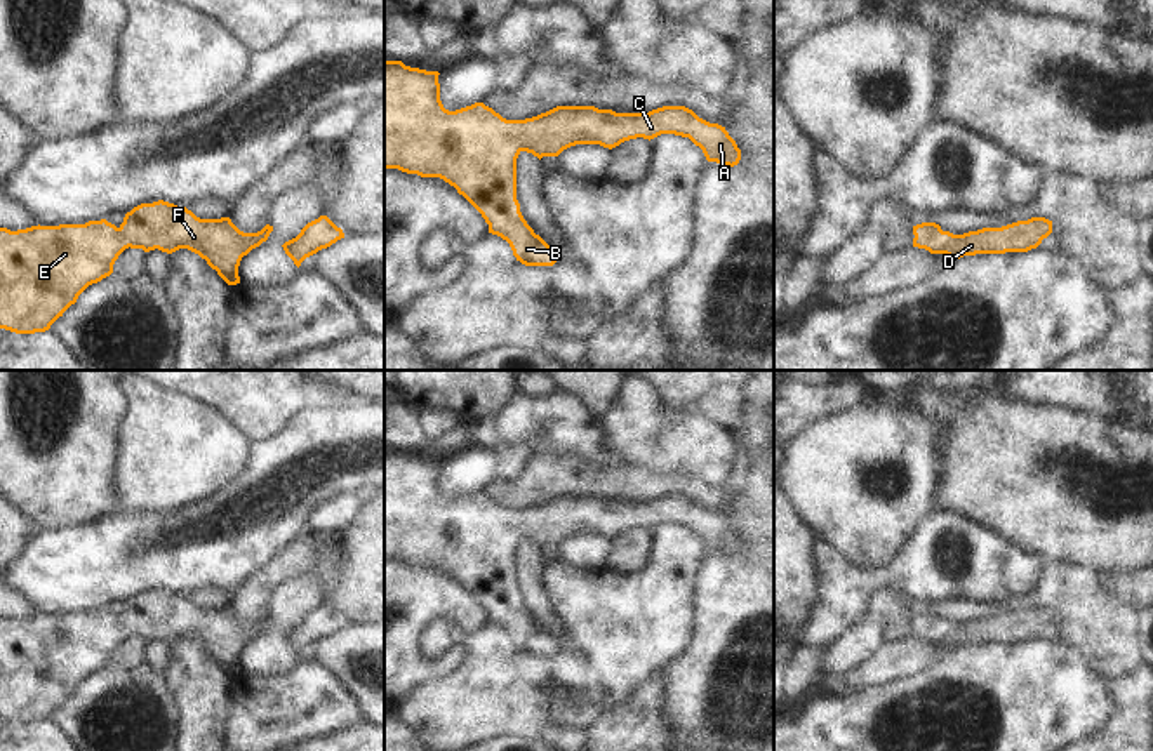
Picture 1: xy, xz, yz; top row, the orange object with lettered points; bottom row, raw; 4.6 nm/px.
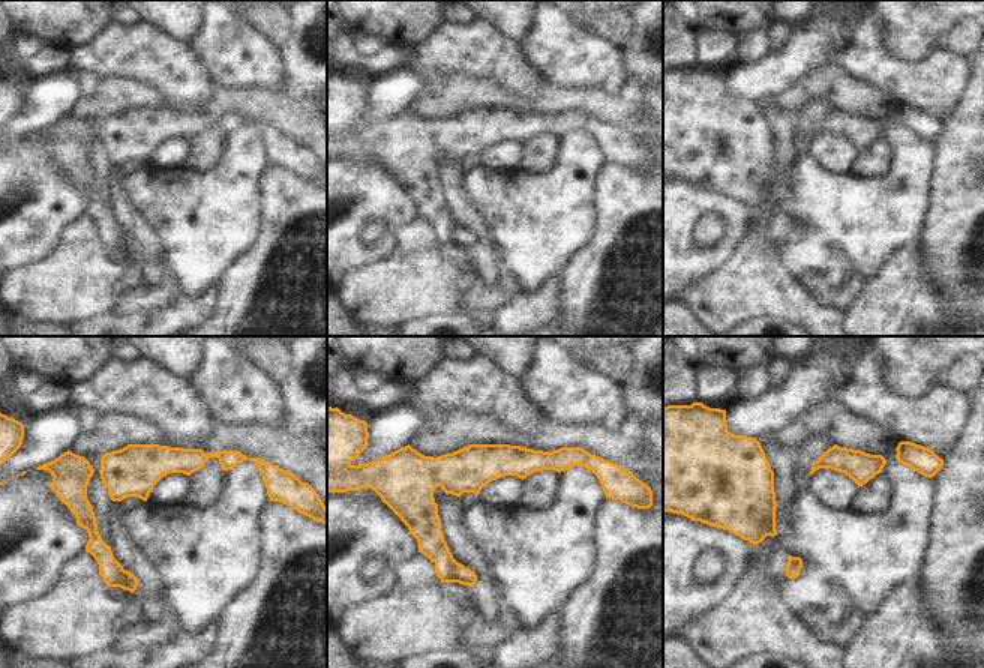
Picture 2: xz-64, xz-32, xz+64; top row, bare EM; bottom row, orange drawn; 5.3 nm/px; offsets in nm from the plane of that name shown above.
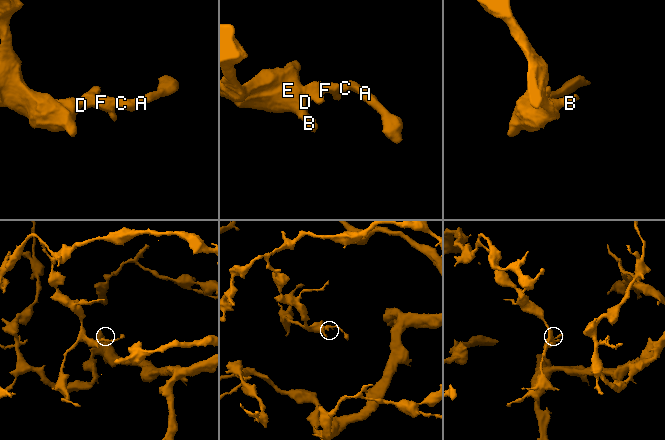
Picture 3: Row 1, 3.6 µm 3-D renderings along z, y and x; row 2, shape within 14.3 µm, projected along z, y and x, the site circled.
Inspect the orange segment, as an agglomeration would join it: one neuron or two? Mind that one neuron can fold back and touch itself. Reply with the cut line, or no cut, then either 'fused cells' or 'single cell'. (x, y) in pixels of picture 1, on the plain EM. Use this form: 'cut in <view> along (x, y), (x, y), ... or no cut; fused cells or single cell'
no cut; single cell

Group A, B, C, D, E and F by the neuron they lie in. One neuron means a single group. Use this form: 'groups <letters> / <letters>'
groups A B C D E F

